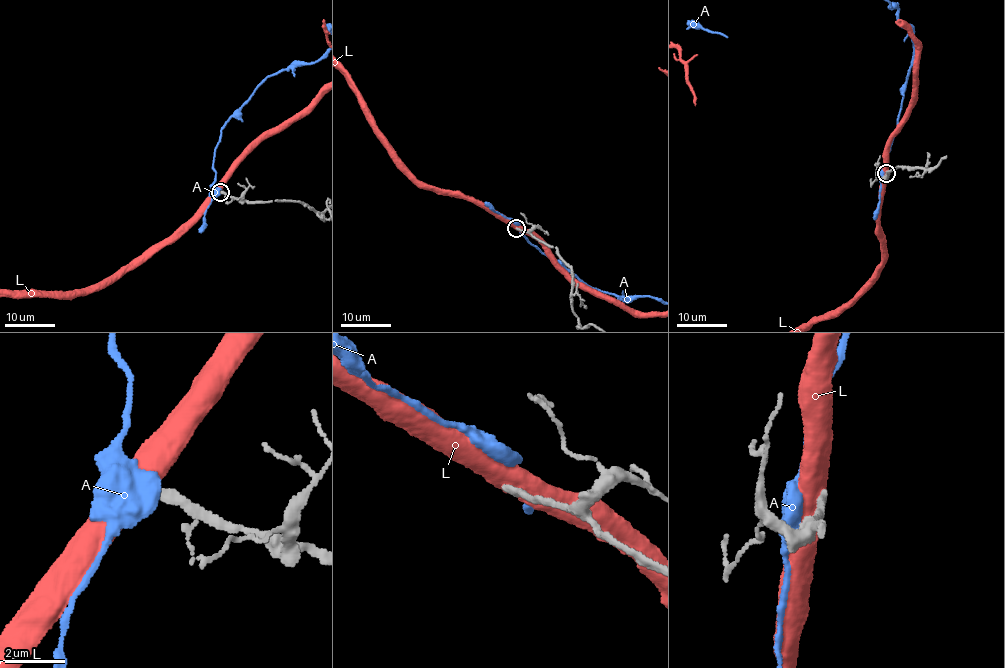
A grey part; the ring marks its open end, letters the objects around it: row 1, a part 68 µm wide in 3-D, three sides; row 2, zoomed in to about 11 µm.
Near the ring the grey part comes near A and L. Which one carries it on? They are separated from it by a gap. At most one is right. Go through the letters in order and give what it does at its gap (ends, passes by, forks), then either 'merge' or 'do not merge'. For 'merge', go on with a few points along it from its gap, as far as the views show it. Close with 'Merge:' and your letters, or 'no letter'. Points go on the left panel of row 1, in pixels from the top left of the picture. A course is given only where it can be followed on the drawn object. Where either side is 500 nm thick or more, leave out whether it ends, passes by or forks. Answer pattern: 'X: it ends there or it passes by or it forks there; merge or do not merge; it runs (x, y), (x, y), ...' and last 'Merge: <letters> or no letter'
A: do not merge
L: do not merge
Merge: no letter

